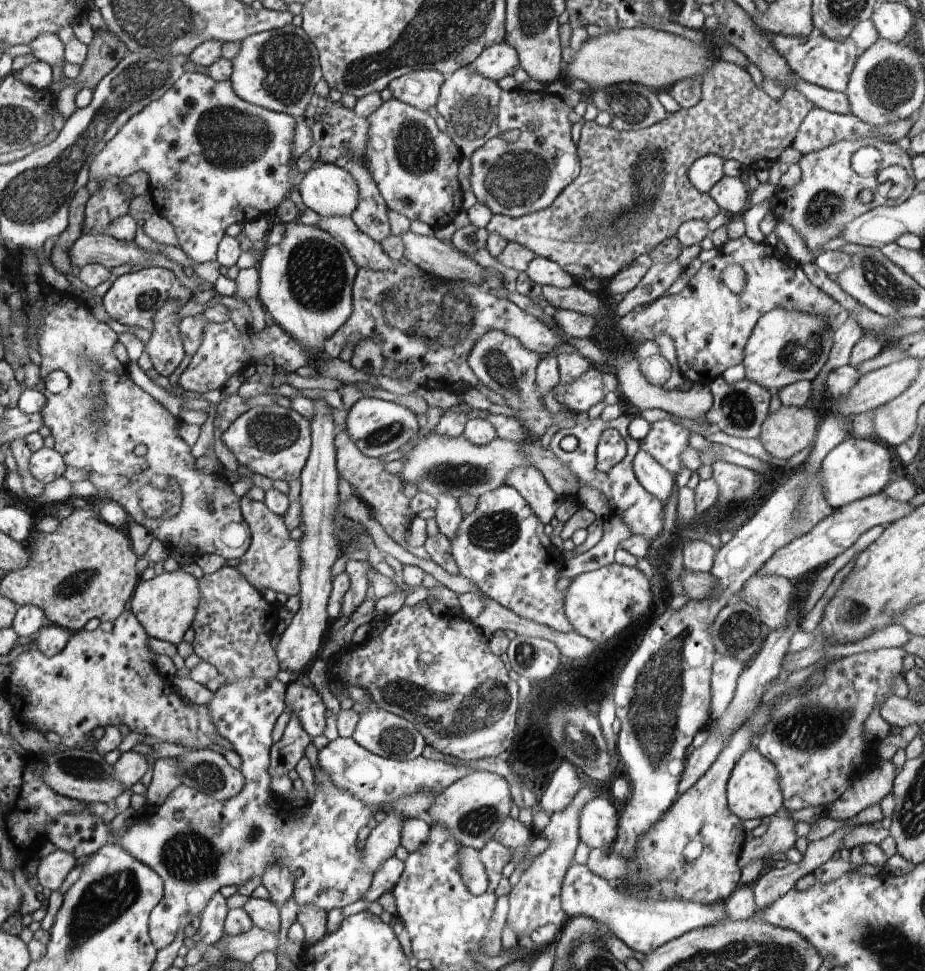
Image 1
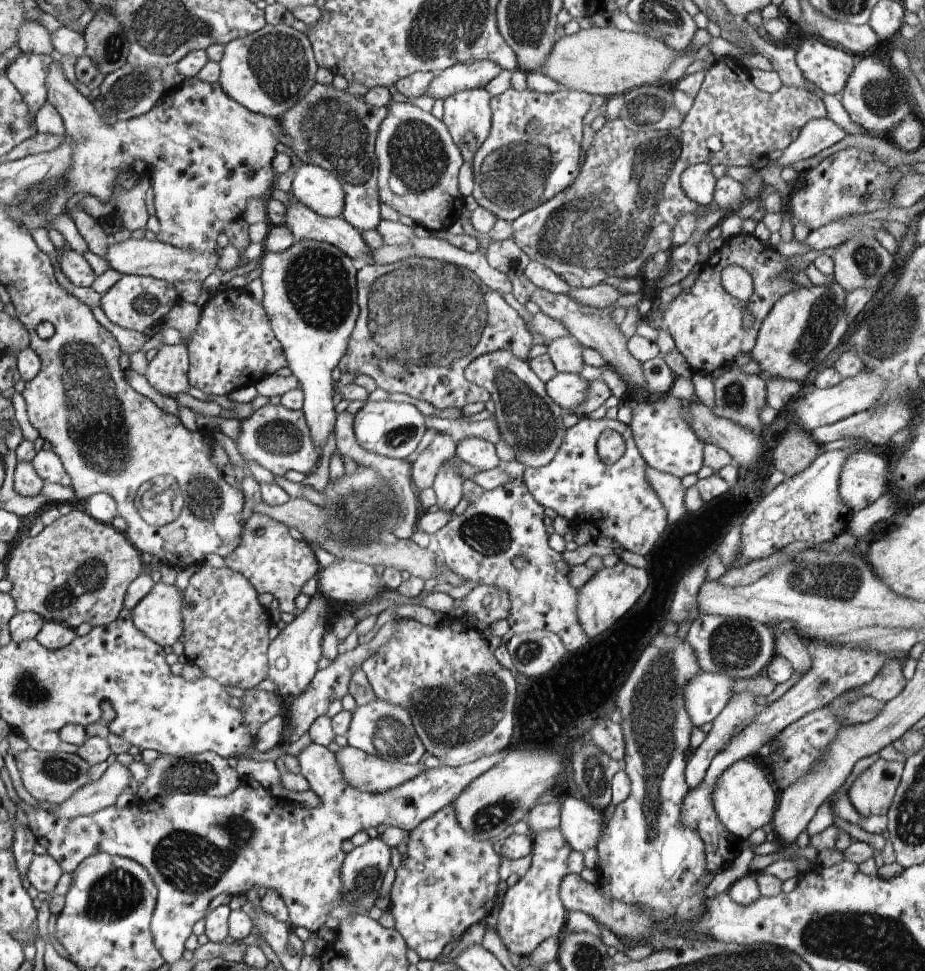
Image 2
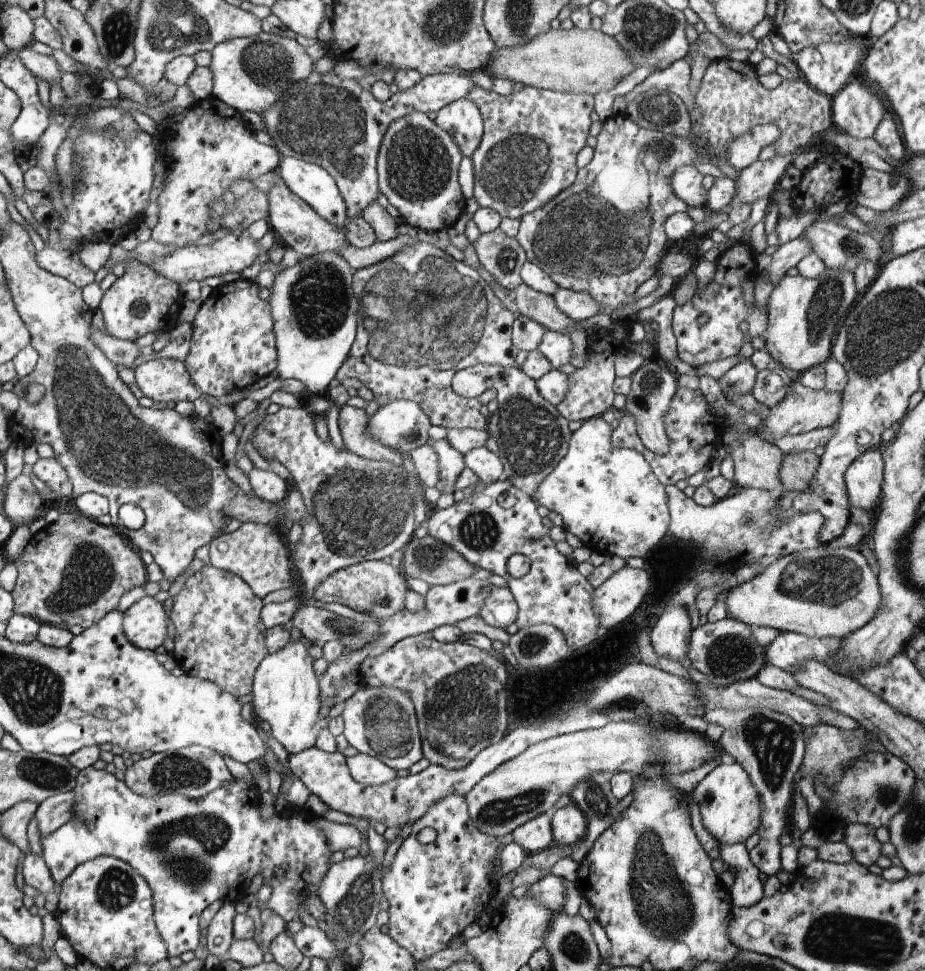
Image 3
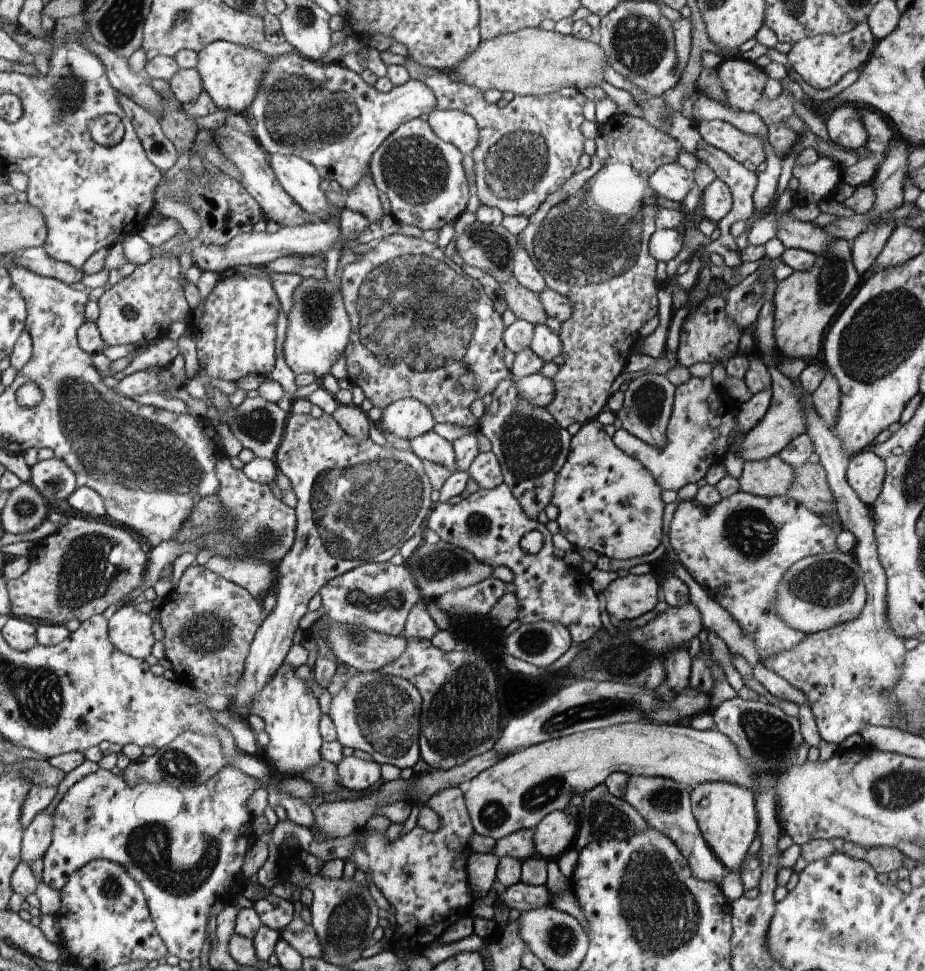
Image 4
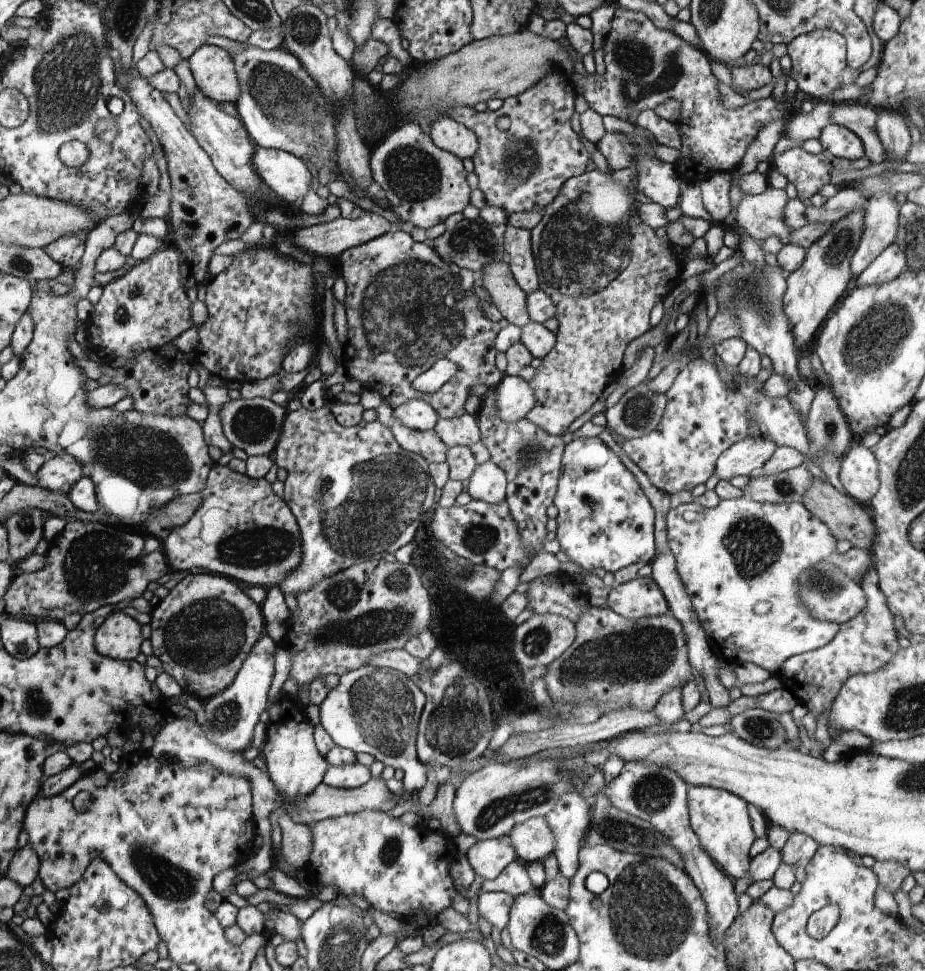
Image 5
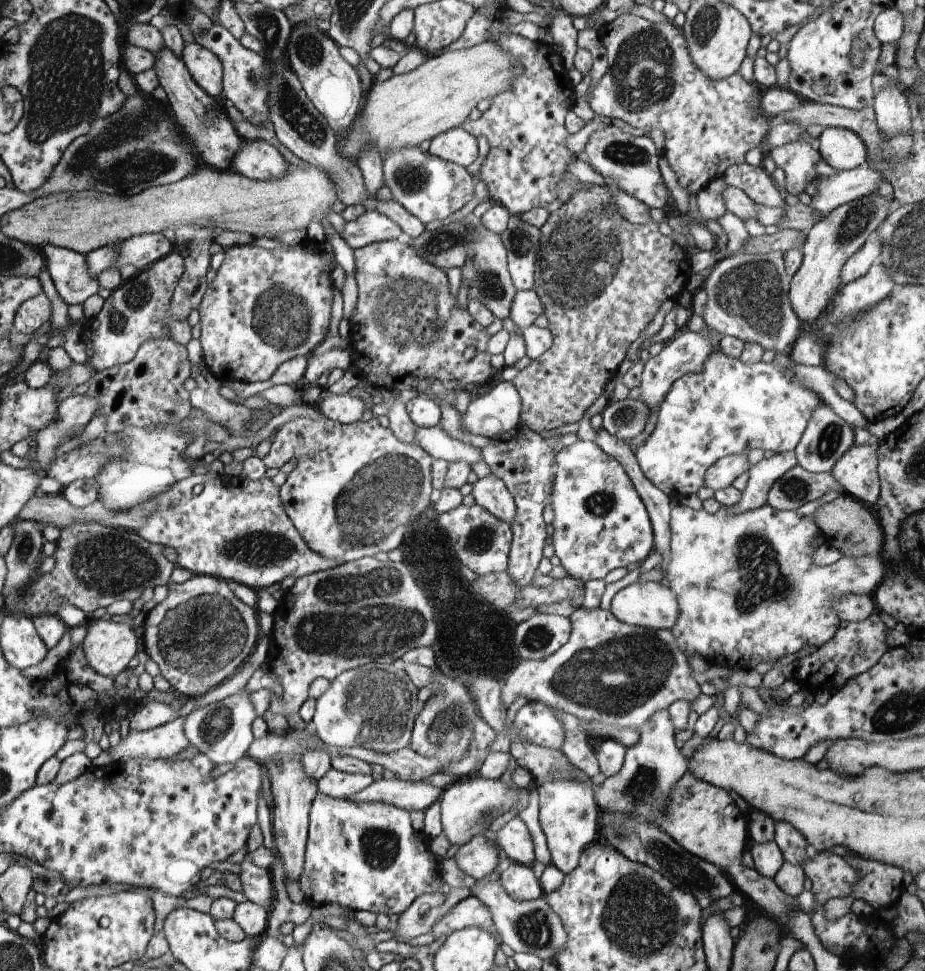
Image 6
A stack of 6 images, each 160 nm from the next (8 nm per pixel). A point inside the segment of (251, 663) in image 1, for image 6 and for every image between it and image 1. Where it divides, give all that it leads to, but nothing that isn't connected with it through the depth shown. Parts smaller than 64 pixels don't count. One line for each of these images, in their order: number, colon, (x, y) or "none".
2: (226, 629)
3: (219, 636)
4: (210, 623)
5: (204, 630)
6: (198, 636)

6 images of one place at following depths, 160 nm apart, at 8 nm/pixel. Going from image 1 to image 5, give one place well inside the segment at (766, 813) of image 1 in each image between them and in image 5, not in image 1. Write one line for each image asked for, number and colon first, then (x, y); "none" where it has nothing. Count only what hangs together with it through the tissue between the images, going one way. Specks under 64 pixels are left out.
2: (744, 799)
3: (729, 803)
4: (726, 814)
5: (721, 821)

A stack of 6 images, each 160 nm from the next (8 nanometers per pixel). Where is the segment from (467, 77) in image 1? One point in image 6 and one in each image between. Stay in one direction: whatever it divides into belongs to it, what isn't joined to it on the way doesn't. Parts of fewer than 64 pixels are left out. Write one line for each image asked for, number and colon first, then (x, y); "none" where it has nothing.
2: (467, 113)
3: (462, 118)
4: (456, 127)
5: (447, 134)
6: (457, 146)

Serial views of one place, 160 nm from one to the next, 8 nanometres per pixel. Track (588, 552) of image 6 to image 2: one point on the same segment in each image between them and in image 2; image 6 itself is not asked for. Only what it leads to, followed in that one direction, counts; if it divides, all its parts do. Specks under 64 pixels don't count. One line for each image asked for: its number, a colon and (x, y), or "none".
2: (616, 500)
3: (610, 499)
4: (608, 502)
5: (605, 521)

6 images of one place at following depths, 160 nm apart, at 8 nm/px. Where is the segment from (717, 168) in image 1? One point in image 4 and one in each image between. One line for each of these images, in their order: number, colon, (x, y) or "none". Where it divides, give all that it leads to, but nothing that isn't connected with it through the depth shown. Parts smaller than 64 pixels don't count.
2: (698, 181)
3: (686, 183)
4: (672, 181)

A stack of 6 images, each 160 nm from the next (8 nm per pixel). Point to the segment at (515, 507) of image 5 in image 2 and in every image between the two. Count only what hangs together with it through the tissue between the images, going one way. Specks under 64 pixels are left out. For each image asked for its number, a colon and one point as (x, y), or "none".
2: (529, 420)
3: (532, 435)
4: (531, 448)

